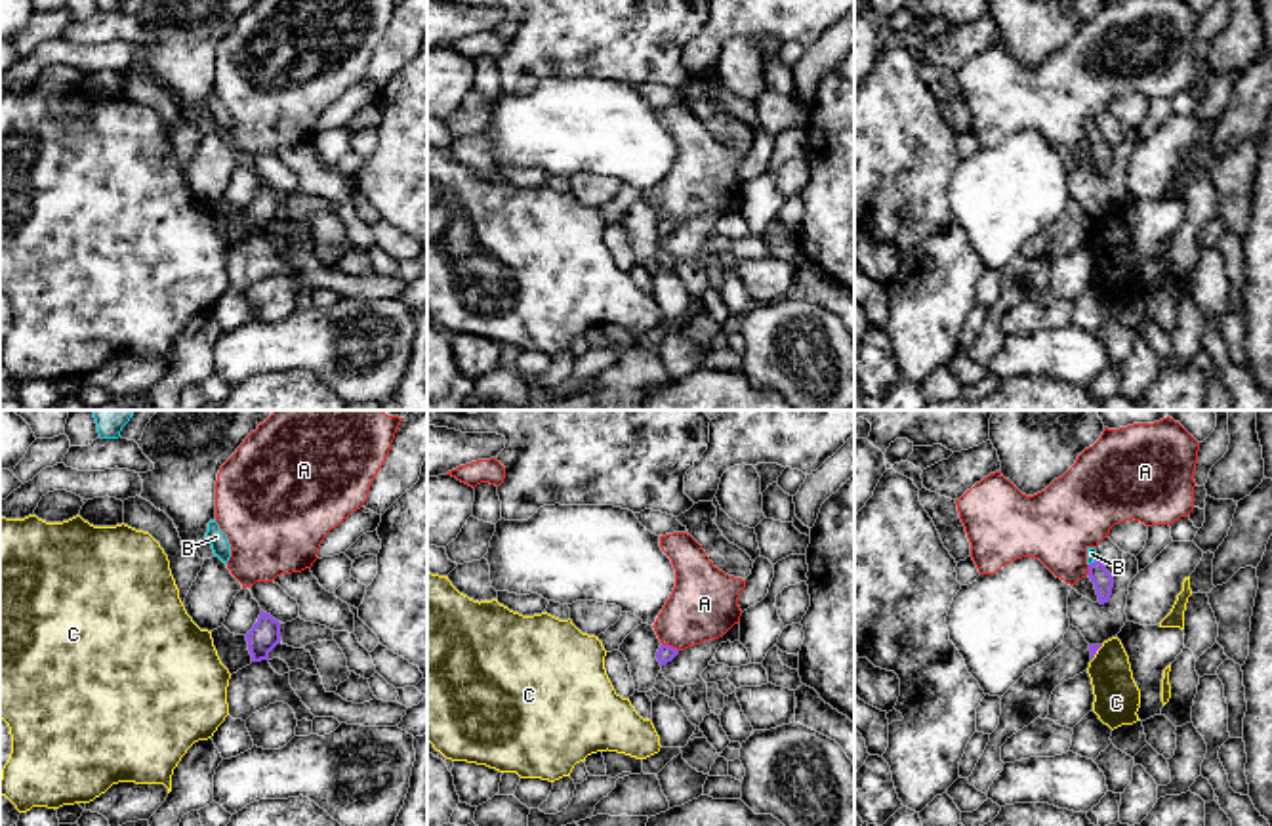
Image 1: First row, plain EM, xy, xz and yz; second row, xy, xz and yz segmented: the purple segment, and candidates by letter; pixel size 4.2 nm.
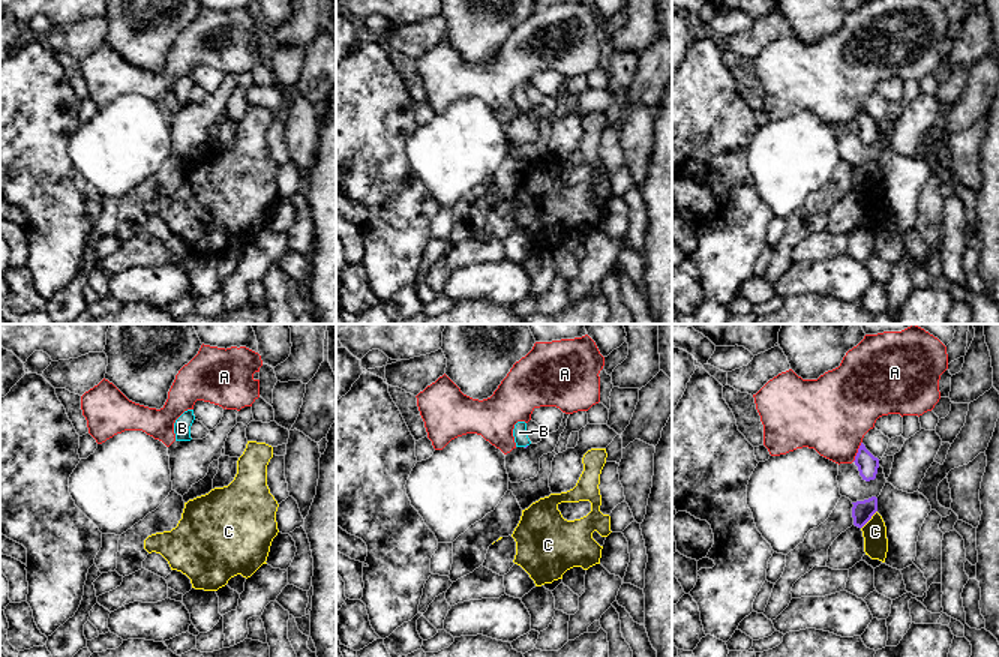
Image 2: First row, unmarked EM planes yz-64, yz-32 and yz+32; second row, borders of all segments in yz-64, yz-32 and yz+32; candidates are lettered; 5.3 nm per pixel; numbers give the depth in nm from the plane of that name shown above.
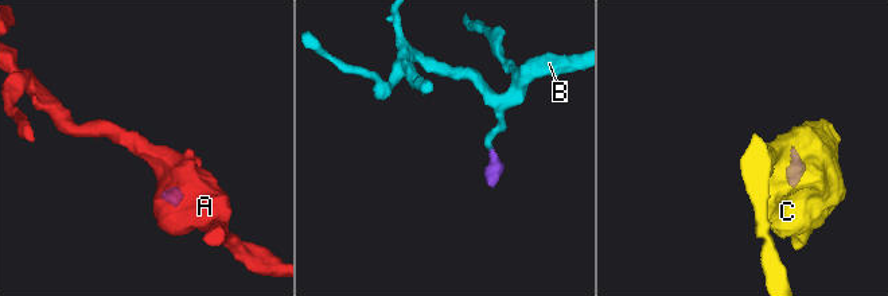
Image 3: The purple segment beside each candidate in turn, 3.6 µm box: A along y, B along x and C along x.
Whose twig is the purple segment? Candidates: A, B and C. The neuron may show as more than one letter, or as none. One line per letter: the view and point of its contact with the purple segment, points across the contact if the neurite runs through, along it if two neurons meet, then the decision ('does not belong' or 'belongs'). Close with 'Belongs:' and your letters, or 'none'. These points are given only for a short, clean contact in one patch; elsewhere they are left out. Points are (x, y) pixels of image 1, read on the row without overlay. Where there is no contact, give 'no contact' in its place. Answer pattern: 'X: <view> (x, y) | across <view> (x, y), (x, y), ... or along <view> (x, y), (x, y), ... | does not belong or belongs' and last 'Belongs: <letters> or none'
A: xz (668, 218) | along xz (662, 216), (677, 224) | does not belong
B: yz (1095, 134) | across yz (1103, 153), (1095, 134), (1091, 126) | belongs
C: yz (1095, 226) | along yz (1103, 218), (1091, 233) | does not belong
Belongs: B

